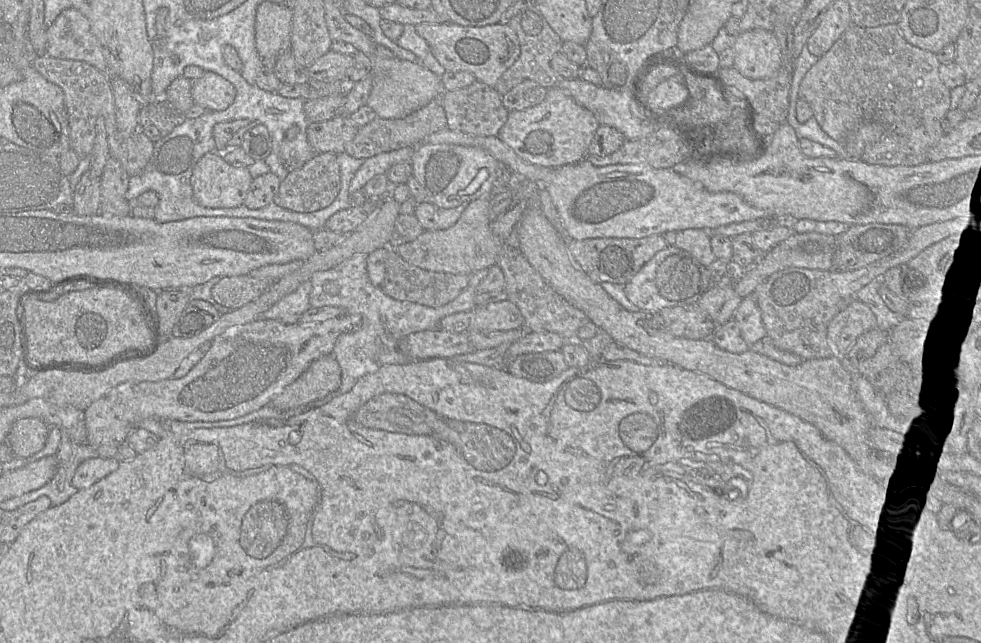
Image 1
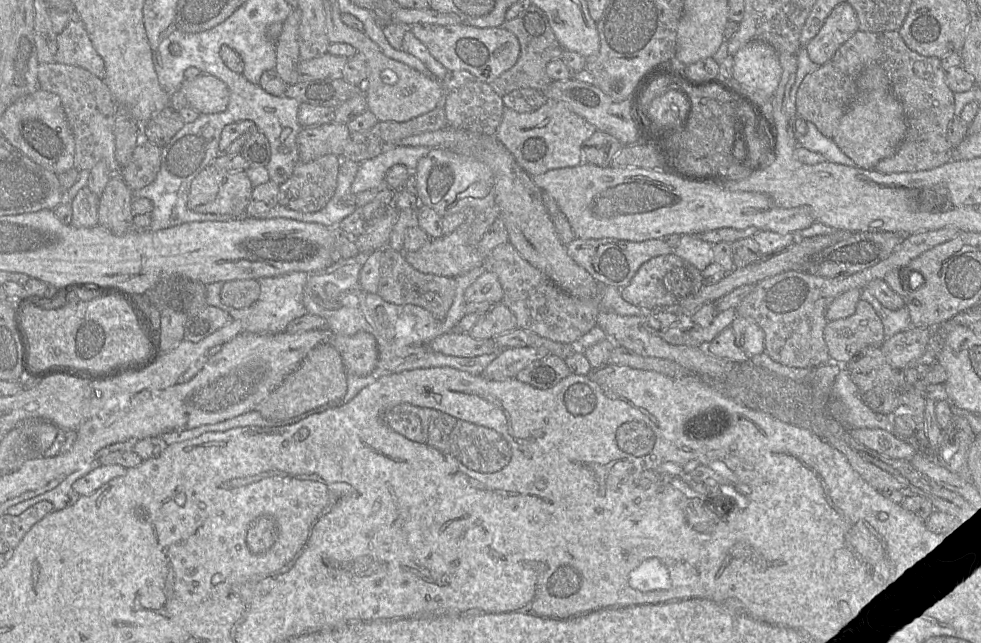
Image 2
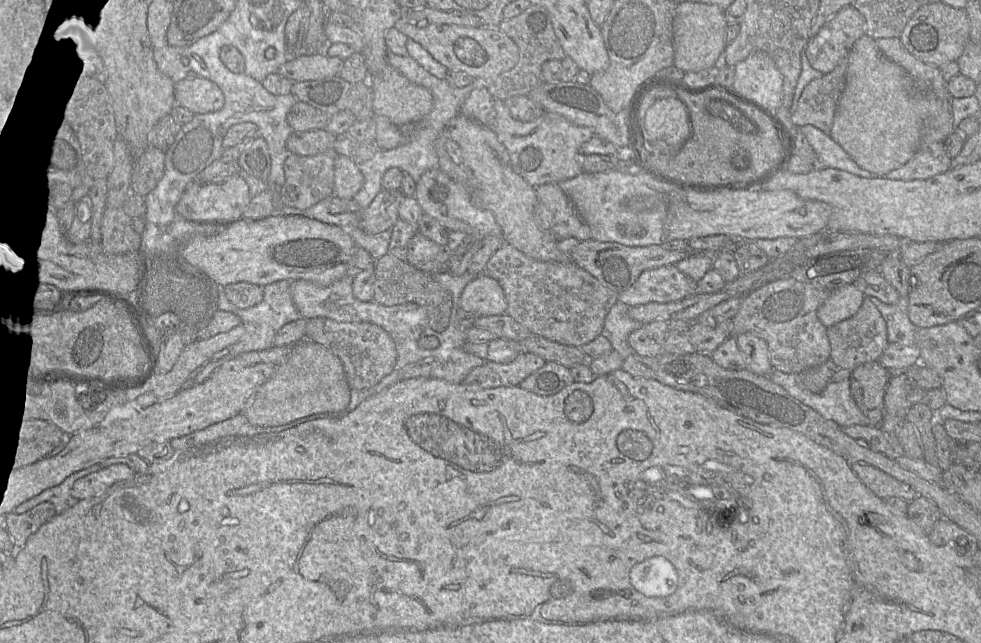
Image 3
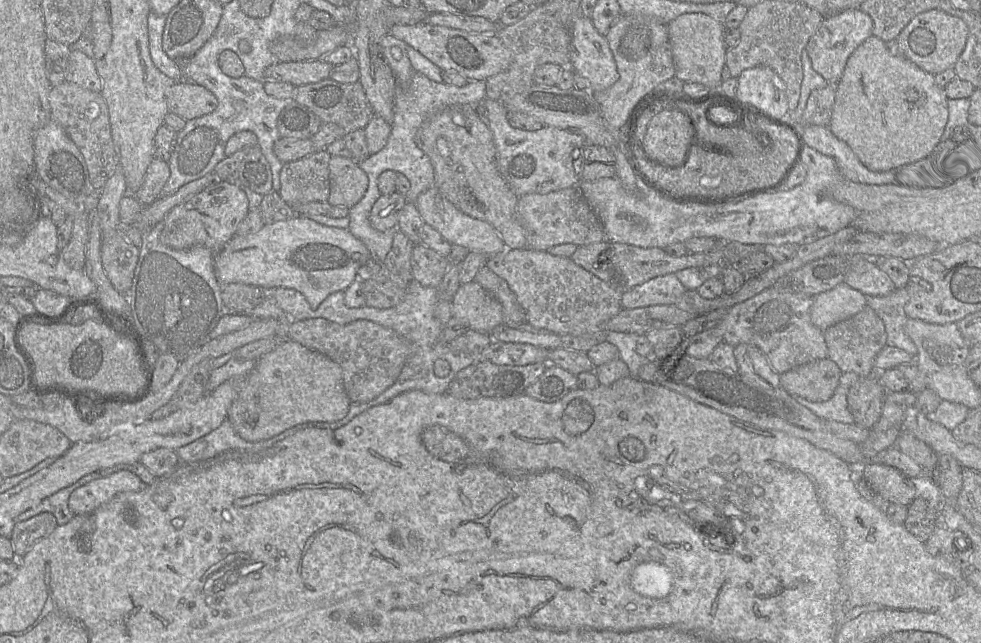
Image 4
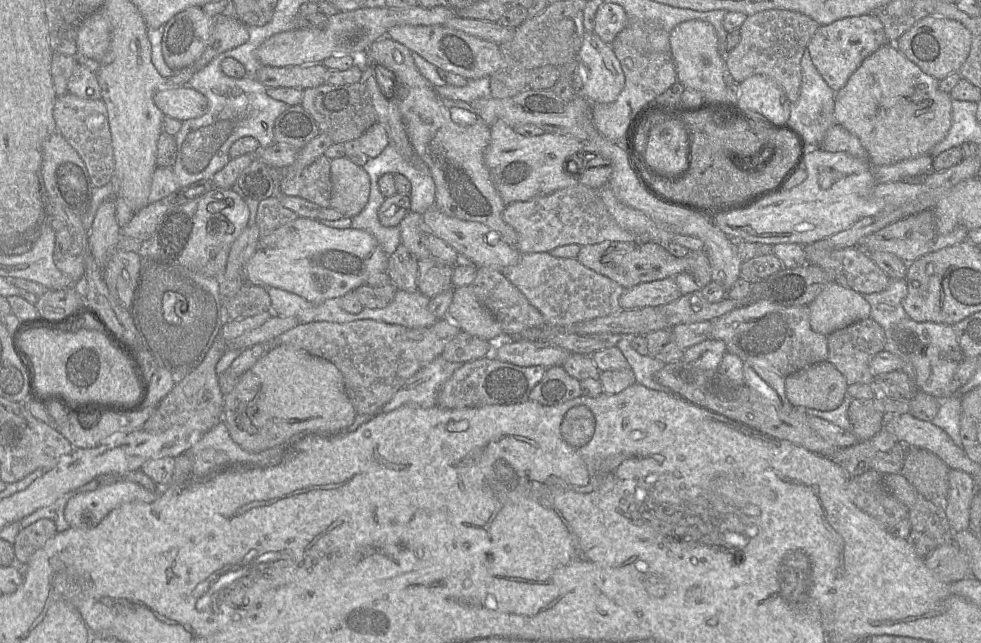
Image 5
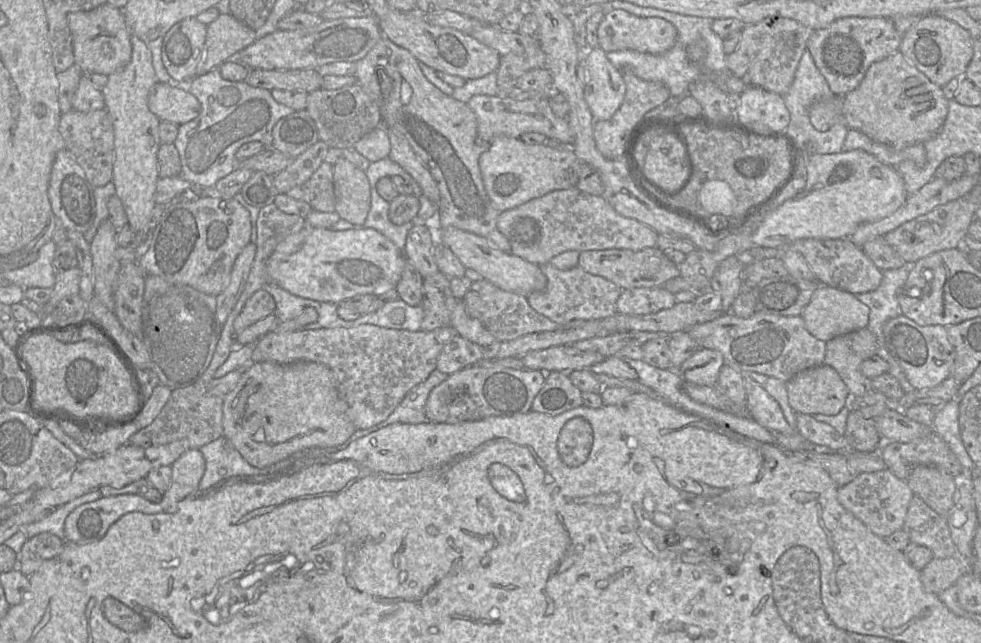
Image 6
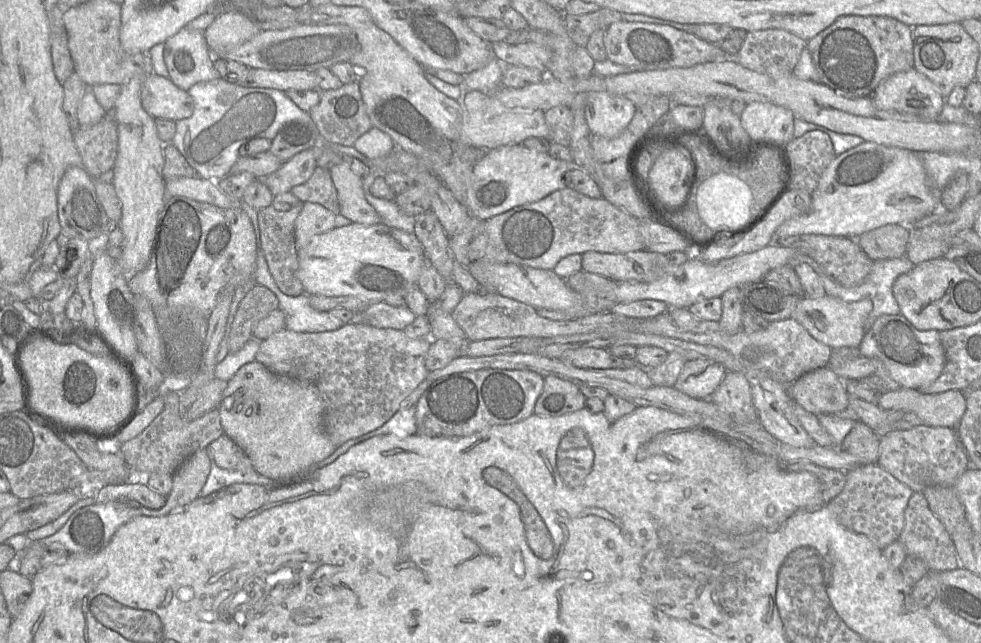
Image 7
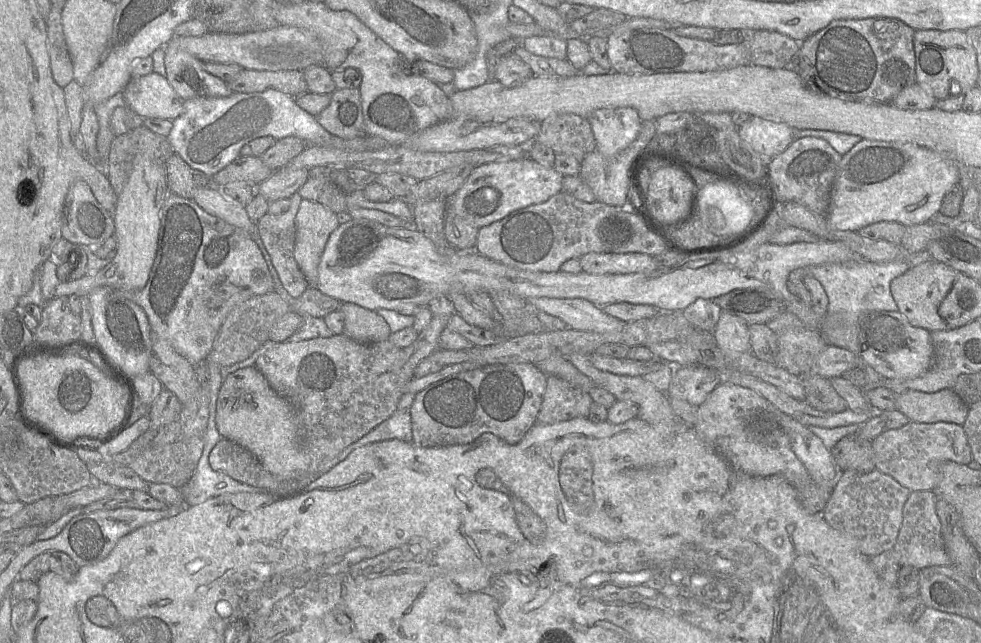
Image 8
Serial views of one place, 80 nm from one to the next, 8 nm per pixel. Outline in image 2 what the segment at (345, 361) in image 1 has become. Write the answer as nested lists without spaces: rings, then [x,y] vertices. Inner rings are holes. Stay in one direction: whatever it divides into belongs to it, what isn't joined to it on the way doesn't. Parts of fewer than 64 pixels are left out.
[[[358,254],[355,258],[341,261],[341,264],[333,269],[309,274],[304,286],[303,303],[306,311],[323,317],[326,329],[334,334],[347,336],[365,331],[372,334],[377,341],[379,359],[375,371],[364,377],[347,373],[347,388],[342,399],[344,404],[351,401],[378,376],[431,366],[431,359],[428,359],[428,344],[439,335],[455,331],[458,322],[466,315],[465,290],[485,272],[483,267],[478,267],[457,276],[453,303],[446,316],[443,319],[438,319],[420,306],[389,303],[377,293],[364,291],[359,283],[362,266],[362,255]],[[327,283],[333,283],[339,288],[337,299],[329,300],[329,296],[324,291],[324,286]]]

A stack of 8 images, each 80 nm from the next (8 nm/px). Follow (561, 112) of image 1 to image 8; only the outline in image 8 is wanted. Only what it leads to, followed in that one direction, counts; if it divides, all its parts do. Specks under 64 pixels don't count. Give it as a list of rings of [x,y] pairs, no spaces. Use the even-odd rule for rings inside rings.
[[[529,156],[508,162],[491,162],[474,167],[462,187],[450,198],[449,209],[469,224],[480,229],[510,213],[543,203],[562,191],[564,176]]]

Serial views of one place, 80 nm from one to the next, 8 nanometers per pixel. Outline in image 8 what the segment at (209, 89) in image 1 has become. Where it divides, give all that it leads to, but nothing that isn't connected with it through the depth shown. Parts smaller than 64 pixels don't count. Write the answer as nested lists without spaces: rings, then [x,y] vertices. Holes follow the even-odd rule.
[[[152,72],[132,78],[123,91],[124,105],[143,119],[174,121],[184,110],[184,100],[174,91],[167,78]]]

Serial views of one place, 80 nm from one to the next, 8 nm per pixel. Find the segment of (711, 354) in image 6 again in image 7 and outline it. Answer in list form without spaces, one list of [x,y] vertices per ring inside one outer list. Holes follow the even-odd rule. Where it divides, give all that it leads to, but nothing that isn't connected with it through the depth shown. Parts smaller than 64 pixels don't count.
[[[708,359],[686,361],[674,388],[690,397],[709,399],[723,380],[726,369]]]

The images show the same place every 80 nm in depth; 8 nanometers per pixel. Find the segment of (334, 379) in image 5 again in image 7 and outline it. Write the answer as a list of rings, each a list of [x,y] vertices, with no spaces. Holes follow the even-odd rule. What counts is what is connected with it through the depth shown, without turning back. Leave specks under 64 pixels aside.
[[[253,361],[242,366],[234,376],[228,381],[227,388],[225,389],[222,398],[218,405],[220,419],[224,434],[231,438],[237,443],[247,454],[252,462],[253,468],[262,476],[273,480],[268,486],[278,486],[281,481],[291,480],[295,476],[303,474],[314,474],[317,471],[319,465],[324,464],[324,460],[335,452],[337,447],[330,440],[324,427],[324,415],[326,410],[326,403],[323,396],[320,394],[318,389],[311,383],[298,380],[295,378],[281,376],[273,373],[263,364]]]

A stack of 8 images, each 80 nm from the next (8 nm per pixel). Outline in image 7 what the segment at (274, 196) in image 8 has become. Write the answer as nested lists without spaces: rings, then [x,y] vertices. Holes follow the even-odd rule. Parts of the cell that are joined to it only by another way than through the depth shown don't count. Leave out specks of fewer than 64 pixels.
[[[319,145],[304,150],[283,163],[264,179],[274,196],[291,192],[292,188],[308,181],[317,167]]]

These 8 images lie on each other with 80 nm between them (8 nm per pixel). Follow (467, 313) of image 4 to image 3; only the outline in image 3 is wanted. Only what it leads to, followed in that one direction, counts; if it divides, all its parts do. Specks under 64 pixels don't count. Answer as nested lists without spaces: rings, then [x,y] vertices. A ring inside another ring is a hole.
[[[480,274],[463,289],[459,309],[475,317],[498,316],[506,314],[507,302],[498,282]]]

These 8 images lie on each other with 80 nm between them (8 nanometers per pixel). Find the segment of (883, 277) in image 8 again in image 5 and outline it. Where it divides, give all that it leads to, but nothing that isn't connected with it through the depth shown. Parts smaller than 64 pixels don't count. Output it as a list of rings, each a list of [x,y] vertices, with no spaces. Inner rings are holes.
[[[892,279],[881,292],[863,294],[869,303],[870,318],[886,333],[899,321],[907,317],[902,302],[908,292],[906,279]]]

